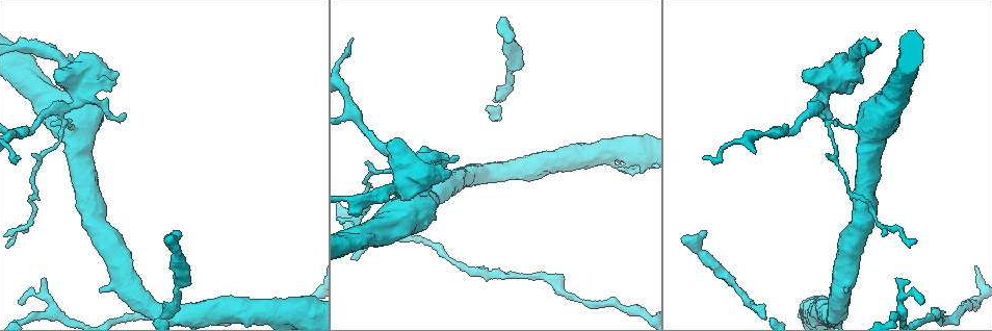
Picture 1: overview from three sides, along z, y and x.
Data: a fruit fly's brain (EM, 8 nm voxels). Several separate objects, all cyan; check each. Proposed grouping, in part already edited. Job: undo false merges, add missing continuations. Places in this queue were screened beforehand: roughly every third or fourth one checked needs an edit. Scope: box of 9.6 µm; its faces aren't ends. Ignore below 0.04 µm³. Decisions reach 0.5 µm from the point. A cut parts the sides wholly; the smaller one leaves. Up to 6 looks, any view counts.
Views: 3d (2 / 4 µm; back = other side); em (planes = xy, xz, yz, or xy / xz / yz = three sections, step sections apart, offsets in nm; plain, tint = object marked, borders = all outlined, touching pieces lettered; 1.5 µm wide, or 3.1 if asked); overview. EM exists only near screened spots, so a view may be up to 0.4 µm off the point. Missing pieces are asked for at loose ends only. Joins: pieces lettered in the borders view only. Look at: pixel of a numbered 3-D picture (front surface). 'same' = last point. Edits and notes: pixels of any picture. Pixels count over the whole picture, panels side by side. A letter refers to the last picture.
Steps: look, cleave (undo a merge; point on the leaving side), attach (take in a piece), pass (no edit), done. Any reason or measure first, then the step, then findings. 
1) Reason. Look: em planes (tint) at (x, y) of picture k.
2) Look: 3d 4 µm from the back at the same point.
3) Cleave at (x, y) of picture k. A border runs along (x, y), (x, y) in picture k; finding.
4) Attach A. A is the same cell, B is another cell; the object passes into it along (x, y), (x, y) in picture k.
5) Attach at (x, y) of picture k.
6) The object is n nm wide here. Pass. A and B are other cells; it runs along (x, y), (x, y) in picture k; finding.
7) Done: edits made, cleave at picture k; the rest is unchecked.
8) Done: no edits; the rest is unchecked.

Look: em planes (borders) at (352, 259) of picture 1.

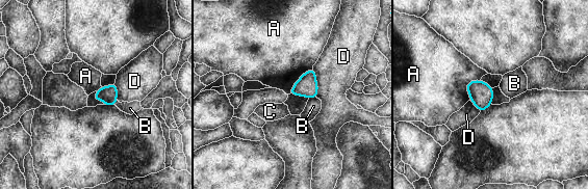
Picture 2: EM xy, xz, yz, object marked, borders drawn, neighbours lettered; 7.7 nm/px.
Pass. A, B, C and D are other cells; a border runs along (312, 66), (299, 78), (288, 93) in picture 2; none of them fits.

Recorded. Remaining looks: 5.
Sharp bend. Look: 3d 2 µm at (819, 111) of picture 1.

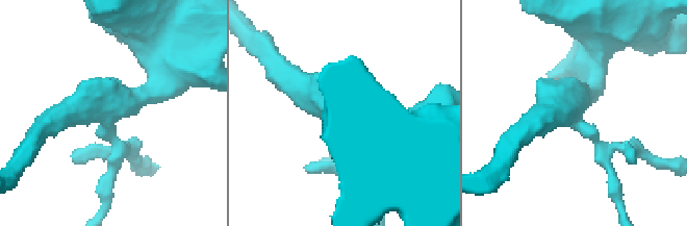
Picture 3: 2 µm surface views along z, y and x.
4 arms meet here; shape alone is not enough. Look: em xz step 8 (tint) at (570, 113) of picture 3.

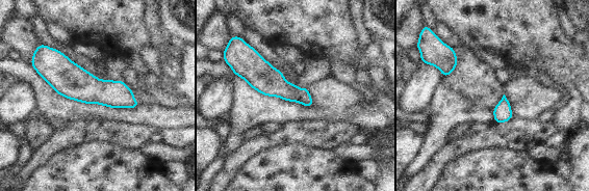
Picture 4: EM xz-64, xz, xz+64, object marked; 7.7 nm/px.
Look: em xz step 8 (borders) at the same point.

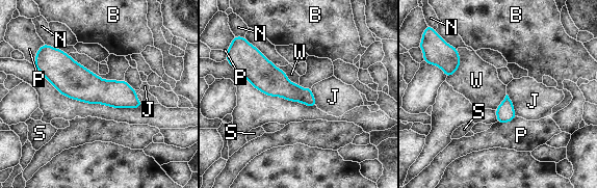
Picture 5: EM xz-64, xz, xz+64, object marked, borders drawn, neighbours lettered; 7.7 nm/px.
Cleave at (276, 83) of picture 5. B, J, N, P, S and W are other cells; the part that leaves runs along (46, 61), (89, 88), (138, 103) in picture 5; a second neuron is stuck on.

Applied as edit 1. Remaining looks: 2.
Done: edits made, cleave at picture 5; the rest is unchecked.

